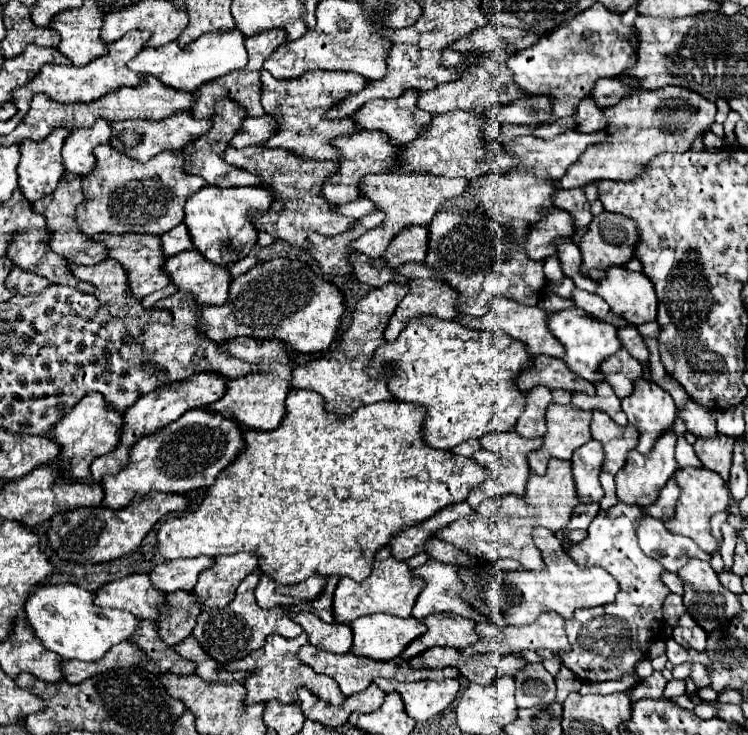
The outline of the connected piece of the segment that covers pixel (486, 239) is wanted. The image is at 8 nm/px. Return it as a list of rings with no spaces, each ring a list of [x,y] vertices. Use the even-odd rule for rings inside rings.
[[[438,212],[434,220],[428,224],[428,252],[424,264],[432,268],[432,276],[438,280],[446,282],[450,288],[454,288],[460,298],[458,298],[458,312],[468,314],[468,316],[482,316],[488,312],[488,302],[496,296],[504,296],[510,300],[516,300],[526,306],[536,306],[540,292],[546,284],[544,276],[544,262],[530,260],[524,250],[524,238],[528,232],[526,222],[494,222],[486,216],[466,212],[466,214],[454,214],[454,212]]]

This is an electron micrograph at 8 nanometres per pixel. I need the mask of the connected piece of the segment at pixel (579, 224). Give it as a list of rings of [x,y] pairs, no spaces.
[[[580,188],[574,190],[558,190],[552,196],[552,204],[560,210],[566,210],[574,218],[576,228],[586,228],[592,222],[590,204],[584,198],[584,192]]]

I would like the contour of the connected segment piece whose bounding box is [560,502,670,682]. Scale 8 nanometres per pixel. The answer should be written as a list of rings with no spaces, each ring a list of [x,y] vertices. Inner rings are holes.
[[[618,502],[610,510],[600,510],[582,542],[562,542],[564,552],[578,564],[578,568],[600,566],[620,584],[620,592],[612,604],[582,608],[574,612],[574,616],[564,624],[572,650],[560,652],[560,658],[562,664],[582,682],[616,680],[624,674],[634,674],[634,664],[646,656],[648,642],[660,632],[664,624],[662,602],[670,590],[660,580],[660,574],[664,572],[662,564],[648,558],[638,546],[636,528],[640,516],[642,512],[636,506]]]

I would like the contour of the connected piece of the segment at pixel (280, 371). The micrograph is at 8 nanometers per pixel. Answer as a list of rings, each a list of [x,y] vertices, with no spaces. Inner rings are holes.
[[[234,338],[220,344],[224,354],[230,354],[238,360],[250,362],[258,366],[258,372],[250,372],[242,378],[226,382],[226,394],[206,406],[208,412],[222,414],[226,418],[236,420],[238,424],[252,430],[274,430],[284,418],[284,400],[290,390],[290,372],[294,370],[294,362],[286,352],[280,340],[256,340],[256,338]]]

